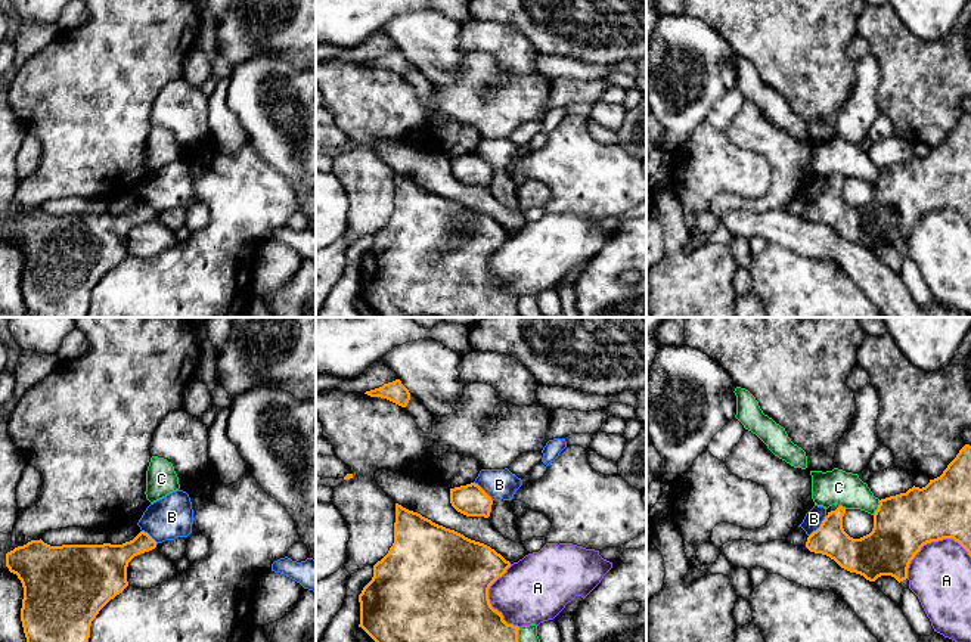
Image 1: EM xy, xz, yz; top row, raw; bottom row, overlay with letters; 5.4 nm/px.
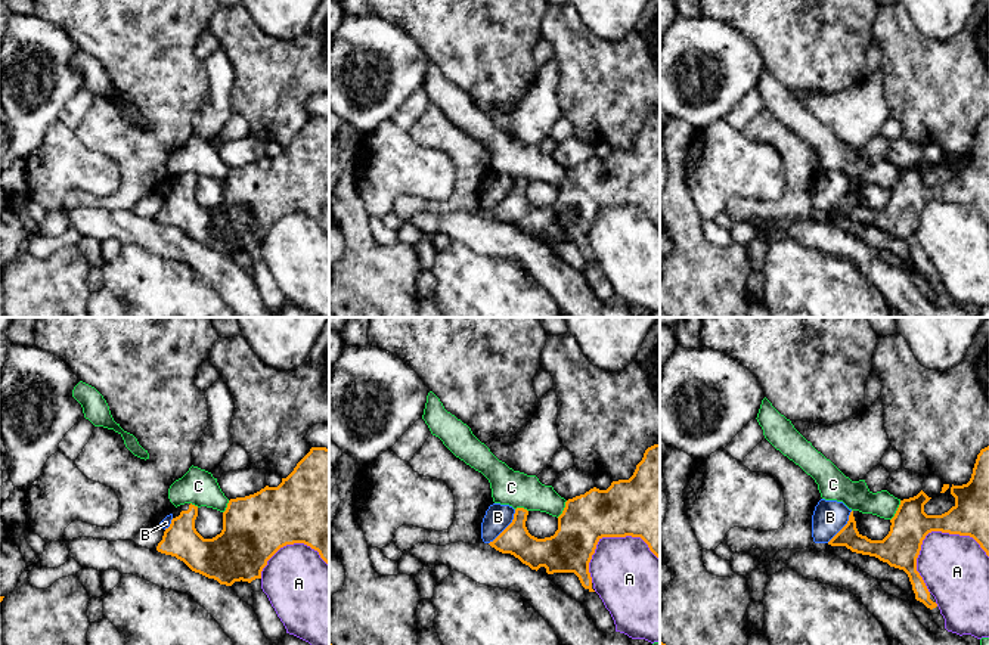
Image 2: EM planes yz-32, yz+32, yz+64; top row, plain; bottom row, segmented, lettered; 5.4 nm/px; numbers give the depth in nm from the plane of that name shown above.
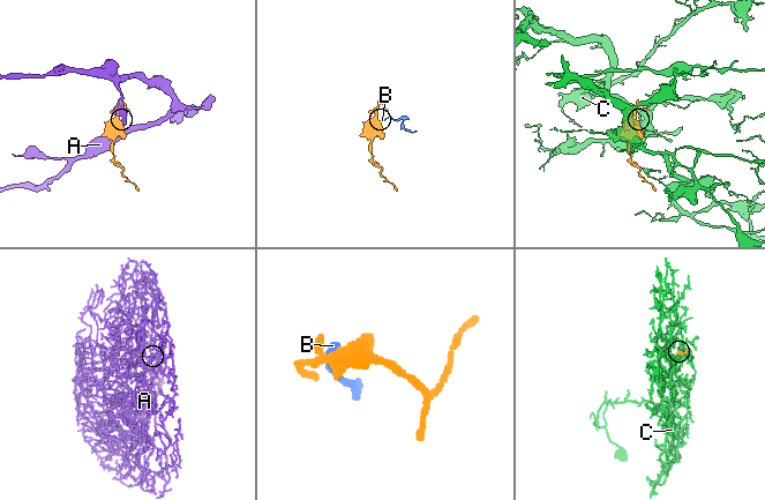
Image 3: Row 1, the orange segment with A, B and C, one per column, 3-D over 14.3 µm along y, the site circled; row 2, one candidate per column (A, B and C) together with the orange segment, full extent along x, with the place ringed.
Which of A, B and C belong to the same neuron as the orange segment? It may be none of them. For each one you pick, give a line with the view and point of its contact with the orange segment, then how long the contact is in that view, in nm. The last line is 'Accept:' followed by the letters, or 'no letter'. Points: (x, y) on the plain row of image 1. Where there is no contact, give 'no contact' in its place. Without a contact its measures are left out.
Accept: no letter

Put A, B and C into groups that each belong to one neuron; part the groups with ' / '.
A / B / C

